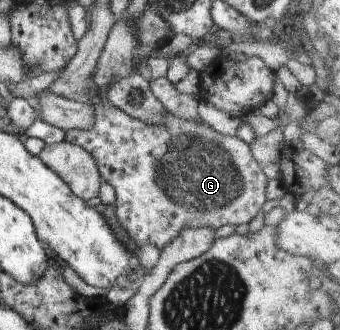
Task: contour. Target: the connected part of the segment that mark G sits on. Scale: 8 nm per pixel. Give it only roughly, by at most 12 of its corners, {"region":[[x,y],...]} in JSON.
{"region":[[95,97],[64,141],[97,163],[119,227],[160,250],[245,225],[267,178],[250,147]]}

